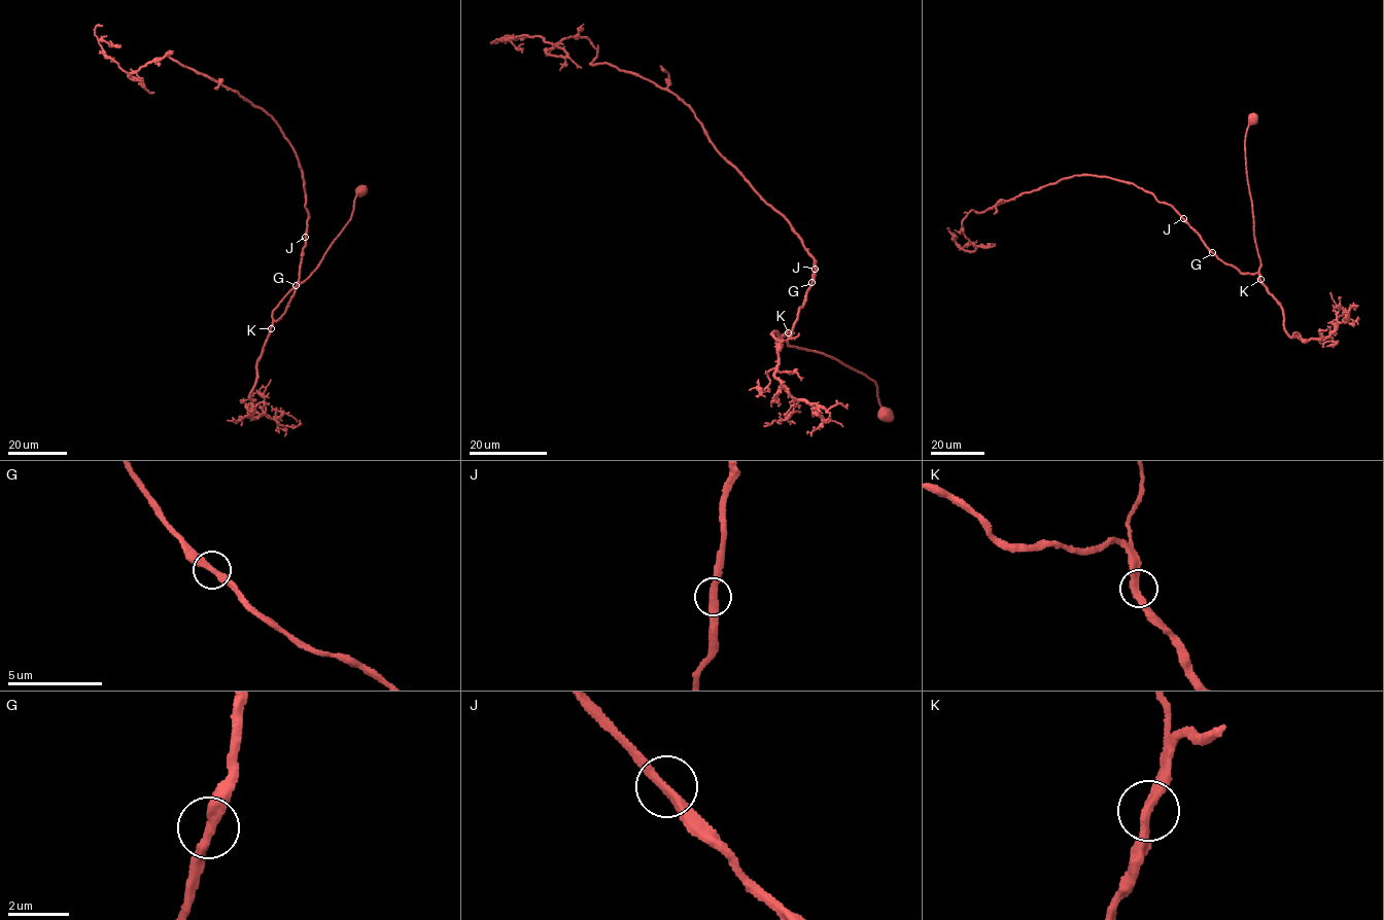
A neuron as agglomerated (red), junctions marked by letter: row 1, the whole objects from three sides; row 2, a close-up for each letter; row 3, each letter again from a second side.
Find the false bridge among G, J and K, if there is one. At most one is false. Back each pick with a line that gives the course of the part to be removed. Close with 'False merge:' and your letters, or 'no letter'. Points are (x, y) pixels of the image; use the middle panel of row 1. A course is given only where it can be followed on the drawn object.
False merge: no letter

